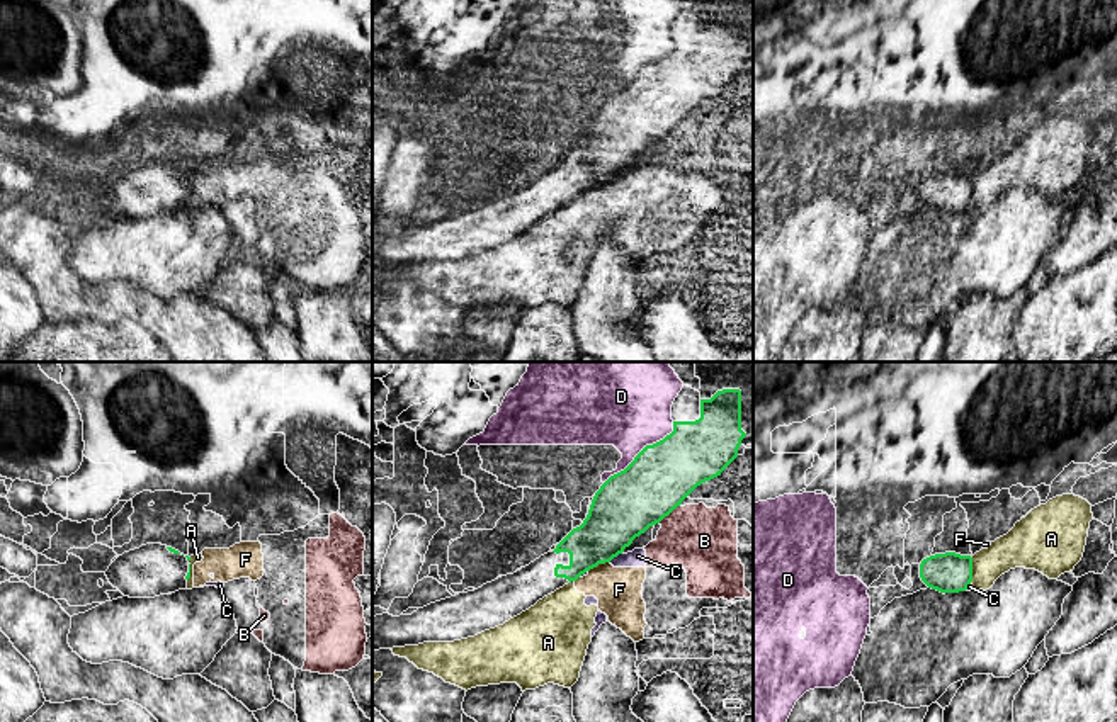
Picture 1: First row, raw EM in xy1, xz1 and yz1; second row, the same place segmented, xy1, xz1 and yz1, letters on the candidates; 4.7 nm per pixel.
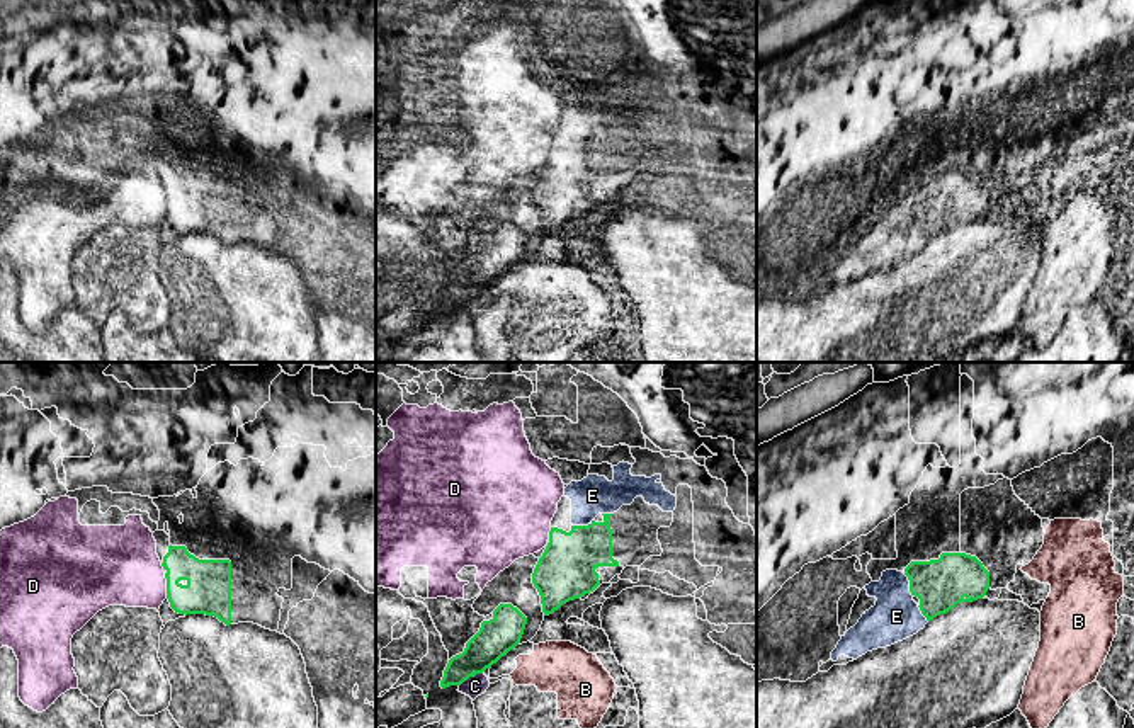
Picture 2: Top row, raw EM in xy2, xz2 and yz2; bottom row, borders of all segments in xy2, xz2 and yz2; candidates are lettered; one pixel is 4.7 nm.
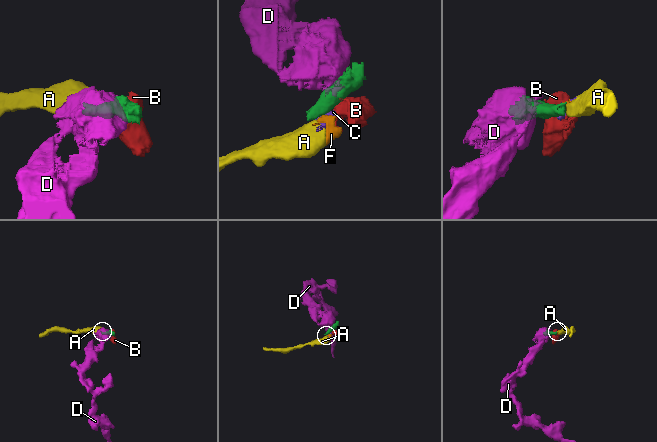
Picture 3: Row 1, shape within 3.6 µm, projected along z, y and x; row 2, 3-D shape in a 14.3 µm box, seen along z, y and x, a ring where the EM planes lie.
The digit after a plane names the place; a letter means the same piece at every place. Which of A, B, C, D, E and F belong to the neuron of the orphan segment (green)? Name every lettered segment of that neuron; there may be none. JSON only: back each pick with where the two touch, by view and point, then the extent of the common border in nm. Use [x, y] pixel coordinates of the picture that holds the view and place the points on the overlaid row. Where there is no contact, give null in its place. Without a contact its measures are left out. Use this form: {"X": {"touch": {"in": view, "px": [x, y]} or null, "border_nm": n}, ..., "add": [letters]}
{"E": {"touch": {"in": "yz2", "px": [910, 585]}, "border_nm": 120}, "add": ["E"]}

